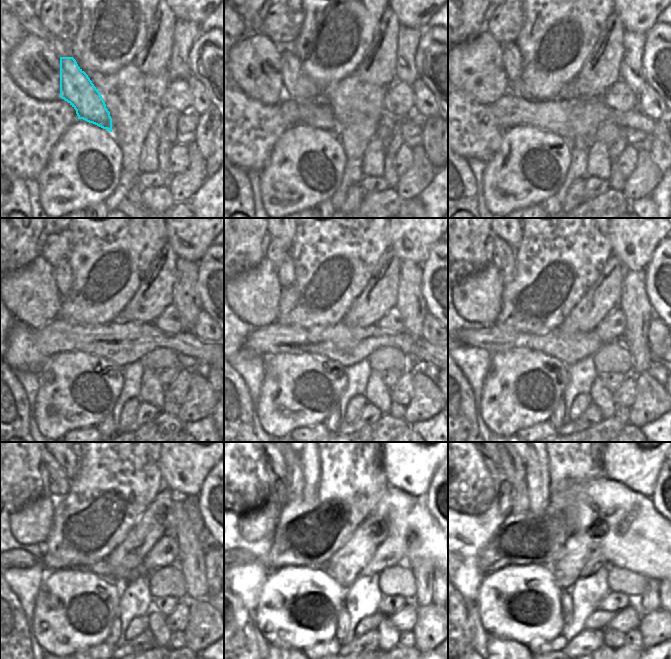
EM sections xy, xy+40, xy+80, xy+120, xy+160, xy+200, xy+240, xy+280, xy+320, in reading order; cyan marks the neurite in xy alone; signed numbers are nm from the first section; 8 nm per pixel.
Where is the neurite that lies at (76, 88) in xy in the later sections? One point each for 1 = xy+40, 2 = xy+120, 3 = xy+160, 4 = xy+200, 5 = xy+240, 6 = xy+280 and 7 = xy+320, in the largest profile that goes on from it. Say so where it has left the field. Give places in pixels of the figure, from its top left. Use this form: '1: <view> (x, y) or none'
1: xy+40 (297, 85)
2: xy+120 (62, 274)
3: xy+160 (285, 274)
4: xy+200 (508, 273)
5: xy+240 (52, 468)
6: xy+280 (274, 464)
7: xy+320 (496, 470)

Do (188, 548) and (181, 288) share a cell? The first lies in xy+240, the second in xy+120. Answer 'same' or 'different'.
same

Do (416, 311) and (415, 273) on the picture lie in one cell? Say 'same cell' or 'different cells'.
same cell

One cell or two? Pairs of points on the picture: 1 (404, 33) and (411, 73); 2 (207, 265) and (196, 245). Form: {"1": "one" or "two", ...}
{"1": "one", "2": "two"}

